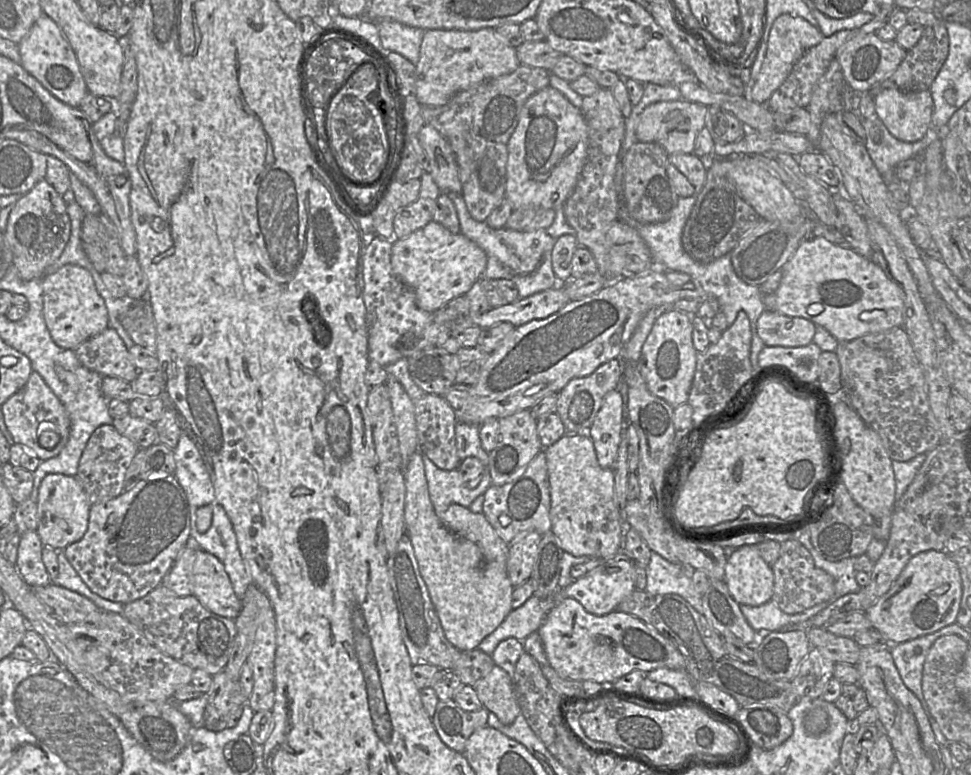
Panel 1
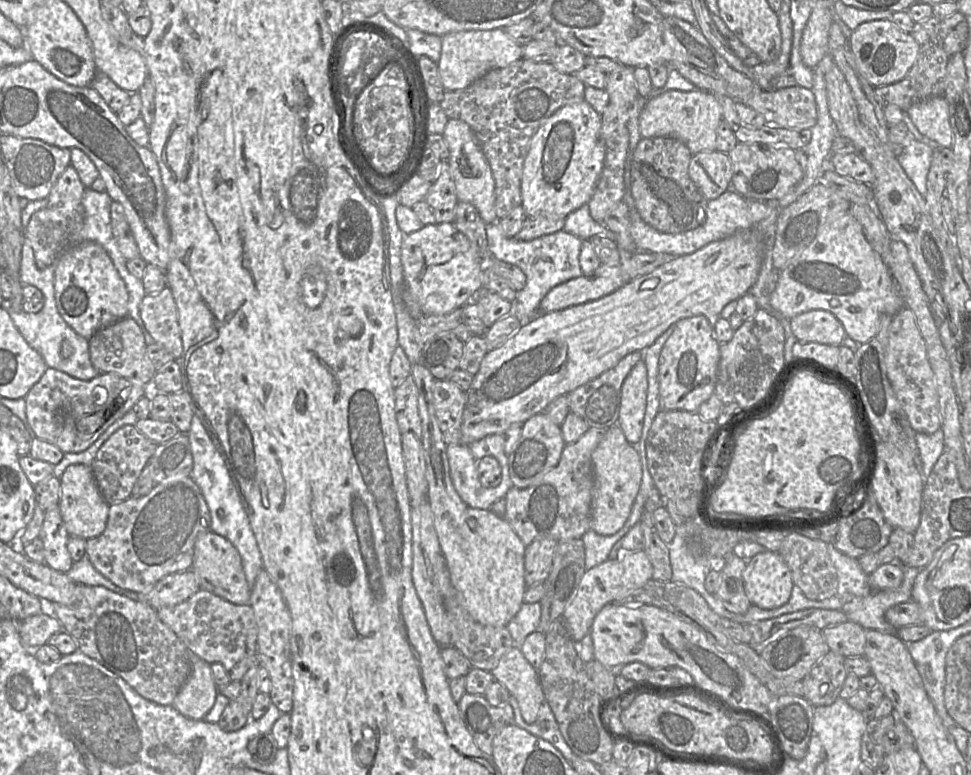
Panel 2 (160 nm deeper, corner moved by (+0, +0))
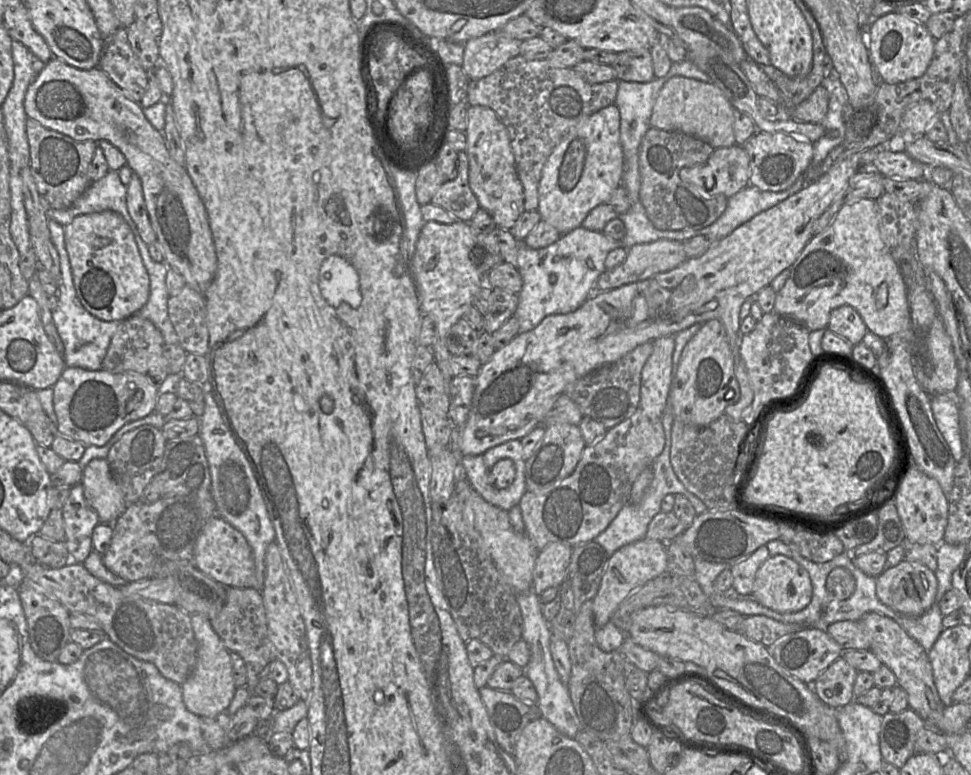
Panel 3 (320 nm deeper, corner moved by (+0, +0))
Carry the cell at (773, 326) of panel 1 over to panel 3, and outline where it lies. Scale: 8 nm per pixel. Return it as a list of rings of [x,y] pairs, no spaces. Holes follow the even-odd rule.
[[[848,305],[840,306],[831,312],[826,329],[853,345],[859,344],[868,331],[860,314]]]

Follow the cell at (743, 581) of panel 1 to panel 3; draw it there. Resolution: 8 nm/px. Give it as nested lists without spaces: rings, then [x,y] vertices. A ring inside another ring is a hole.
[[[775,555],[775,556],[770,556],[757,570],[752,592],[749,595],[747,596],[737,595],[732,590],[732,588],[730,591],[718,592],[718,593],[723,593],[724,595],[727,595],[731,598],[737,598],[738,600],[756,601],[757,603],[778,613],[792,613],[792,612],[801,611],[810,604],[812,599],[812,594],[813,594],[813,586],[812,586],[810,575],[805,568],[803,568],[792,558],[783,555]]]

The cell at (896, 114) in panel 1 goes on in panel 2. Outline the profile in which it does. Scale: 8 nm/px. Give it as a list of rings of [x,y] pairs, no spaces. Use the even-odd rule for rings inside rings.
[[[936,96],[917,102],[905,112],[910,122],[923,137],[939,146],[952,147],[950,105],[944,97]]]

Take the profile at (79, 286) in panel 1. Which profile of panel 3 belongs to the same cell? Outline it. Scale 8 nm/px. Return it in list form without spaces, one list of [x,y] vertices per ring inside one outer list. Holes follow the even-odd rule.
[[[105,210],[76,216],[64,226],[64,240],[76,296],[89,313],[103,321],[120,321],[146,304],[149,275],[140,255],[137,234],[121,214]]]

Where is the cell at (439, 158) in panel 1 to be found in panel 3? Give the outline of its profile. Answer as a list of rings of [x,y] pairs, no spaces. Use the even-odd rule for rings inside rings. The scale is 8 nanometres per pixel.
[[[486,106],[467,109],[465,153],[468,157],[469,186],[480,209],[487,211],[500,229],[510,230],[524,210],[524,190],[517,175],[507,128],[497,114]]]

